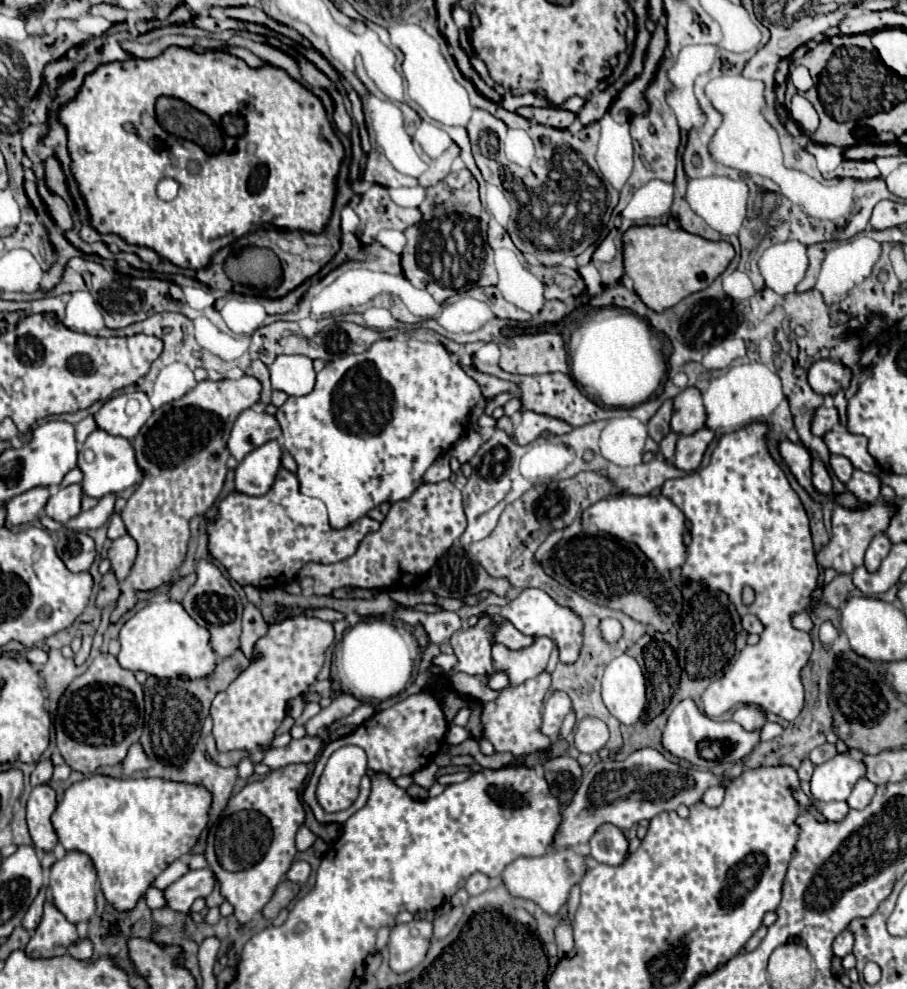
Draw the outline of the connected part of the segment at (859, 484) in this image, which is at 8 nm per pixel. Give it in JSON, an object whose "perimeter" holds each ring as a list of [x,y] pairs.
{"perimeter":[[[854,470],[850,482],[846,484],[846,488],[856,494],[862,502],[876,502],[880,498],[880,478],[876,474],[868,474],[862,470]]]}

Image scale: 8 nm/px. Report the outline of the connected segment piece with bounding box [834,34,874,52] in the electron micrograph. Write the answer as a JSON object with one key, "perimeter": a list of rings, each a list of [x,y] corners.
{"perimeter":[[[860,34],[860,36],[840,36],[840,38],[834,38],[834,44],[840,48],[840,46],[860,46],[868,52],[872,52],[872,44],[870,44],[870,34]]]}

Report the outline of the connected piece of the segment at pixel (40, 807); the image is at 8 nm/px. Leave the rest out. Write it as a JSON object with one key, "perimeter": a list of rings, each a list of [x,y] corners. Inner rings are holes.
{"perimeter":[[[36,786],[26,804],[26,822],[32,836],[32,844],[42,852],[52,852],[58,844],[58,834],[50,822],[56,808],[56,792],[50,786]]]}

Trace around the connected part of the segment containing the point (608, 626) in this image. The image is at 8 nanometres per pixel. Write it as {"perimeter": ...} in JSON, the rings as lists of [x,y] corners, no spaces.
{"perimeter":[[[604,618],[600,622],[600,636],[604,642],[618,642],[622,636],[622,624],[616,618]]]}

